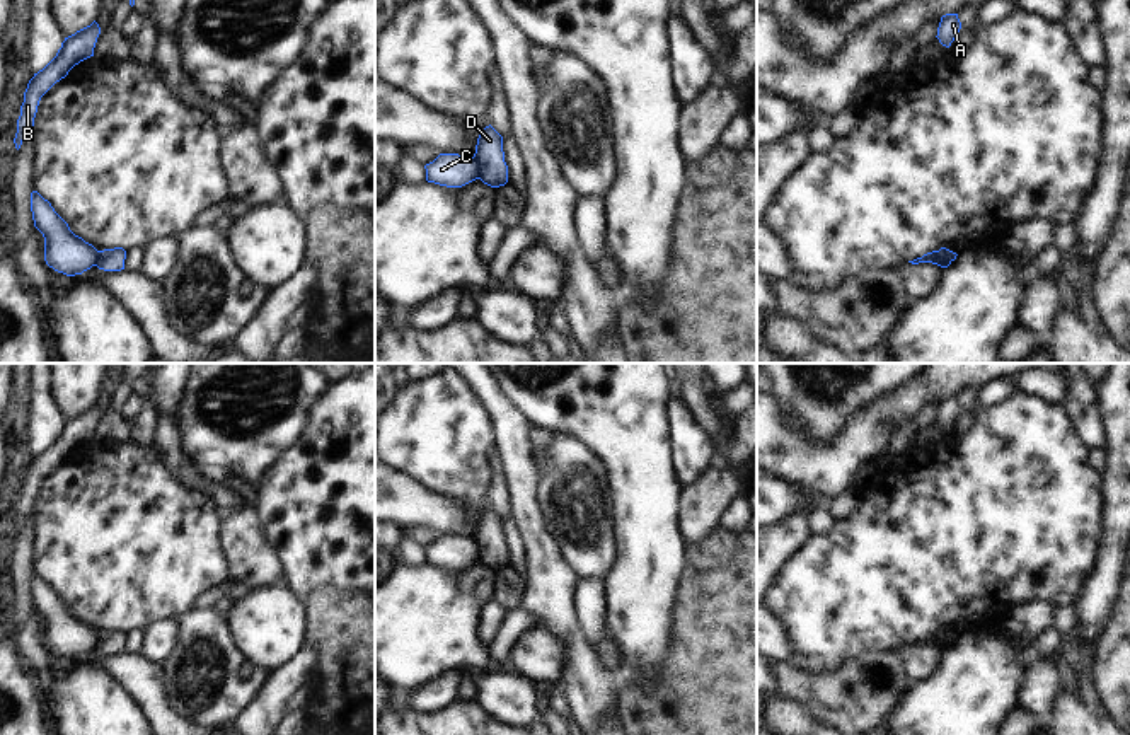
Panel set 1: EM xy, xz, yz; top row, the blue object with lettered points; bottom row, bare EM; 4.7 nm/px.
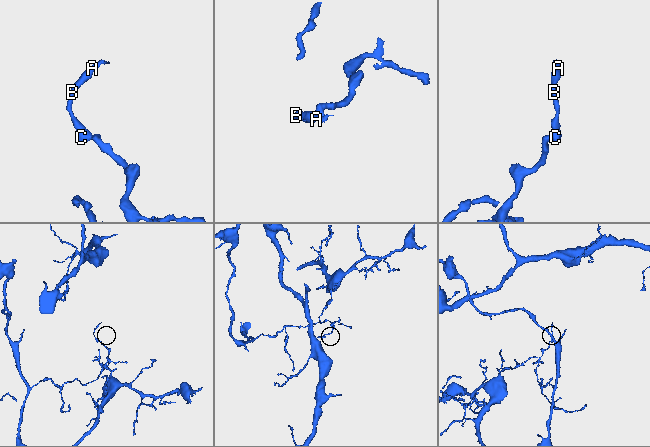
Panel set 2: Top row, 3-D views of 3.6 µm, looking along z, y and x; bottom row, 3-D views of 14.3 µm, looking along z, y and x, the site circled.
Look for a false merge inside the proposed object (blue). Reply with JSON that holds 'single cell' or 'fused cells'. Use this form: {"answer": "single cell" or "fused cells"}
{"answer": "fused cells"}

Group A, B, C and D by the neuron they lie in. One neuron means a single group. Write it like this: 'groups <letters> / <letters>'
groups A B C / D

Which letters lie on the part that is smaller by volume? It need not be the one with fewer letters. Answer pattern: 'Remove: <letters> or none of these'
Remove: A, B, C

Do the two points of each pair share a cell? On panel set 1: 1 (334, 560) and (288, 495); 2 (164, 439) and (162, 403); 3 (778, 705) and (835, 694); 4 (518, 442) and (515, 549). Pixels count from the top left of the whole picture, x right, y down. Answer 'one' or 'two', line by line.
1: one
2: two
3: two
4: two

